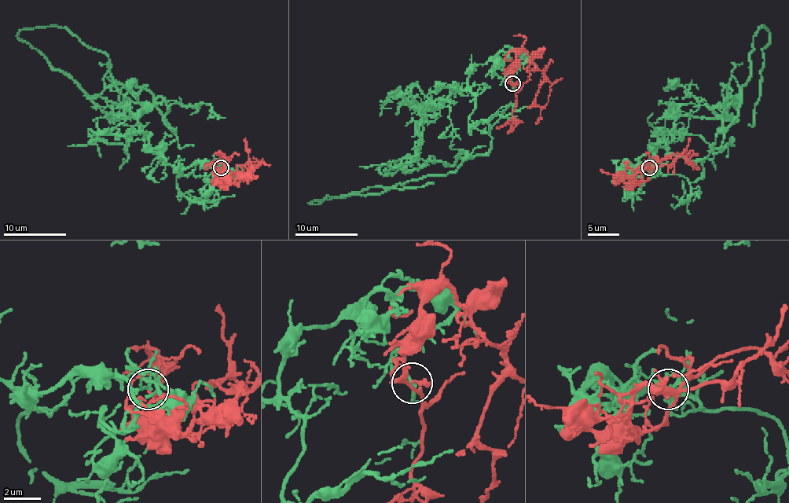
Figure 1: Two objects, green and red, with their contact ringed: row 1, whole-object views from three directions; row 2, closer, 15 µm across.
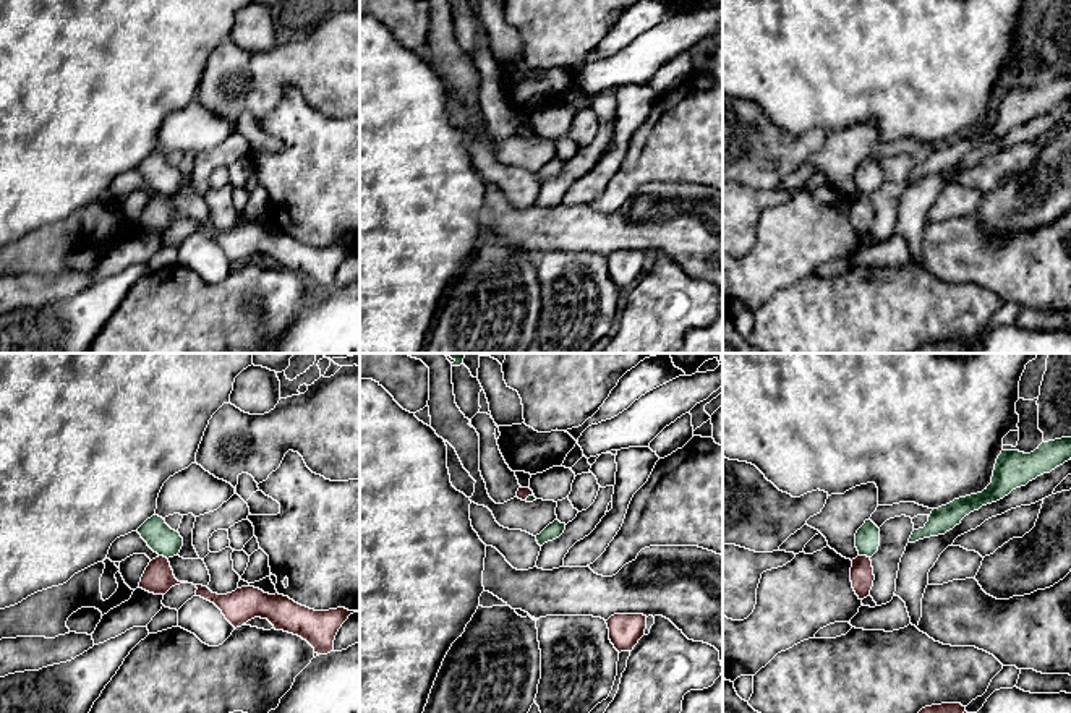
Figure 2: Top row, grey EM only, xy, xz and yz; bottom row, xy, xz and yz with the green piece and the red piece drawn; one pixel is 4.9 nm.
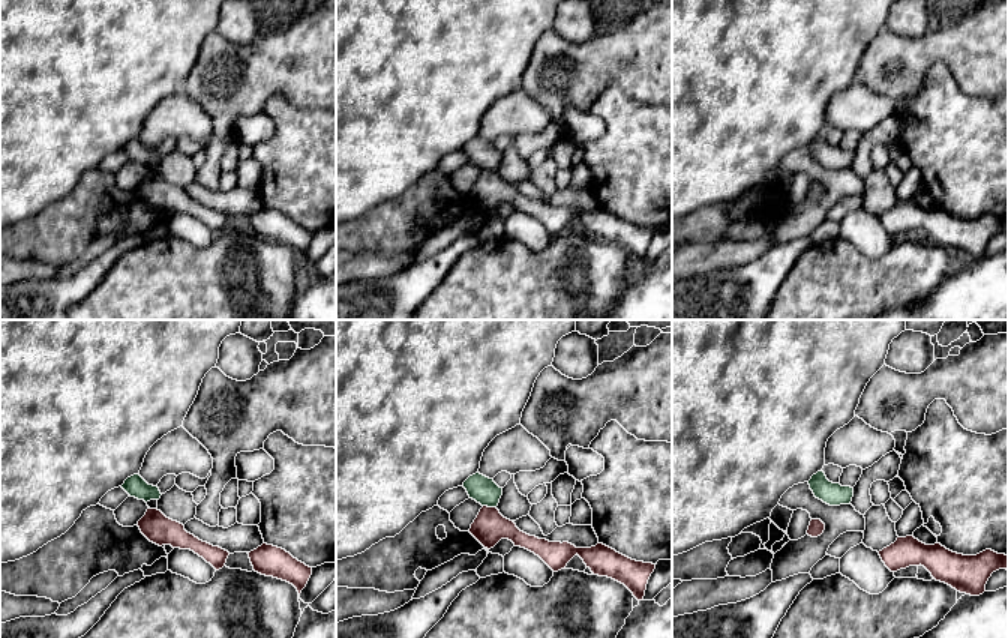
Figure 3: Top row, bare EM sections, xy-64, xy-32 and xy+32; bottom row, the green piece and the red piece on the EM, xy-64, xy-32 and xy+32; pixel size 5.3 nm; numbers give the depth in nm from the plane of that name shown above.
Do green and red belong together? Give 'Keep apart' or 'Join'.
Keep apart

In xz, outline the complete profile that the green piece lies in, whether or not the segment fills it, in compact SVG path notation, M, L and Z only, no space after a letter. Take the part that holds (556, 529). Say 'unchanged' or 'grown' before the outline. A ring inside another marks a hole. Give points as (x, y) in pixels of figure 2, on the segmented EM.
unchanged | M557 519L549 523L540 535L536 535L536 541L543 546L548 541L559 538L565 530L565 523L561 523Z

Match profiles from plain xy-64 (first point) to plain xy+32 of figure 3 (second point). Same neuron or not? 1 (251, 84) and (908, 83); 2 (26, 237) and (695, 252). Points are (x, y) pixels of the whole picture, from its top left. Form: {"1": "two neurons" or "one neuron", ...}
{"1": "one neuron", "2": "two neurons"}

